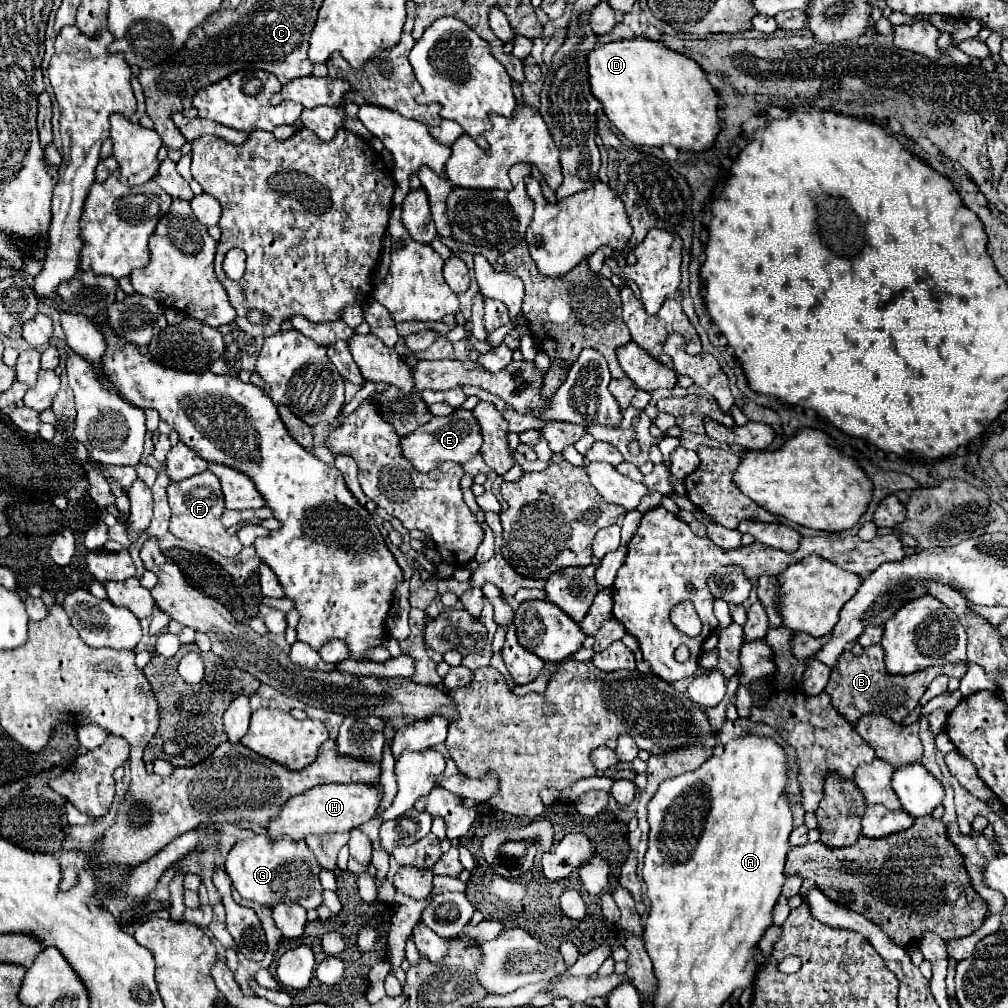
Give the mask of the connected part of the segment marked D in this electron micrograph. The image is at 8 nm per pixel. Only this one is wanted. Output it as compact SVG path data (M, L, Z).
M622 39L598 45L594 51L590 51L588 71L592 95L604 105L606 117L628 141L650 147L662 147L670 143L676 149L686 151L706 151L712 147L720 131L720 119L716 115L718 99L716 91L706 81L704 71L694 59L688 59L686 55L680 55L654 41Z

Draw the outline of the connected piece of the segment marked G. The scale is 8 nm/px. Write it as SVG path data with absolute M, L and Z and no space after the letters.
M256 835L252 839L238 841L226 857L226 873L232 879L234 889L244 899L266 907L286 901L298 903L306 909L316 909L322 903L322 885L318 881L320 865L302 839L270 839L268 835Z

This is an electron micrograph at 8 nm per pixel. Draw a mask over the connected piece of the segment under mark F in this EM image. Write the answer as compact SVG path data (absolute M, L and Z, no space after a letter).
M210 471L198 473L190 479L182 479L178 483L168 483L168 503L172 509L172 519L170 519L170 531L180 537L186 539L190 543L198 543L204 547L210 547L214 551L218 551L220 555L232 557L242 549L242 543L238 541L238 537L228 535L226 527L220 521L220 513L224 509L224 501L222 501L222 491L220 491L220 483L218 477Z

